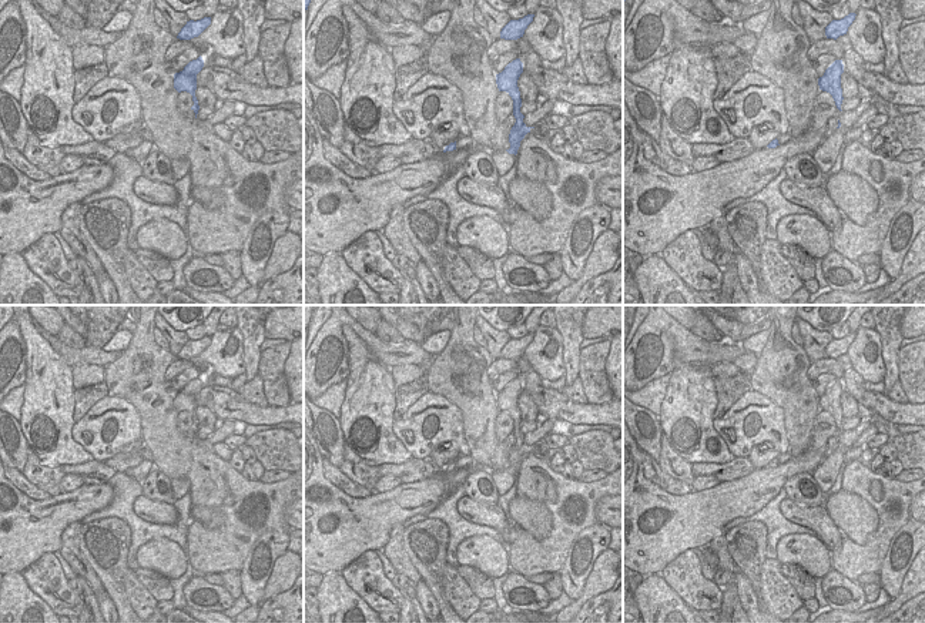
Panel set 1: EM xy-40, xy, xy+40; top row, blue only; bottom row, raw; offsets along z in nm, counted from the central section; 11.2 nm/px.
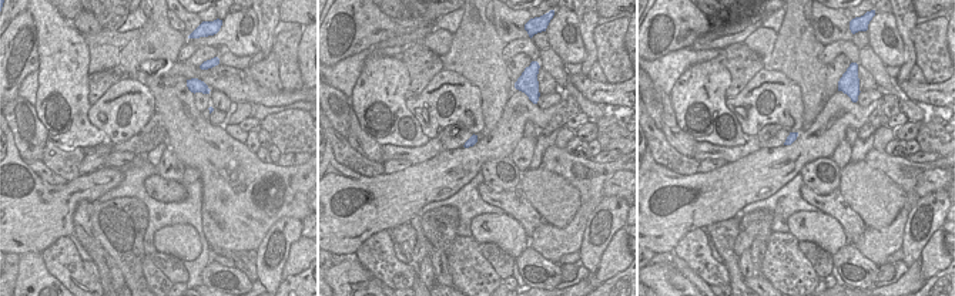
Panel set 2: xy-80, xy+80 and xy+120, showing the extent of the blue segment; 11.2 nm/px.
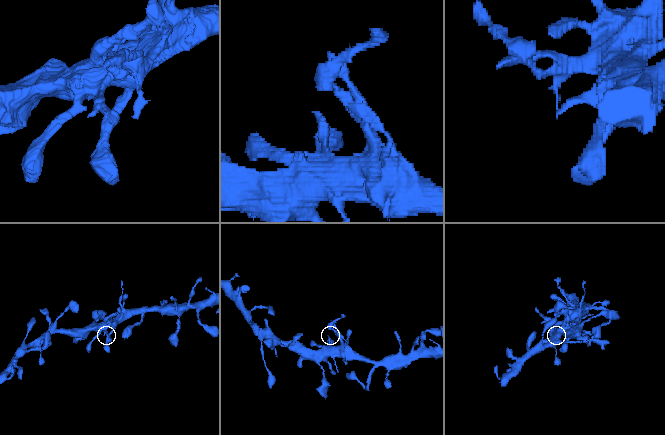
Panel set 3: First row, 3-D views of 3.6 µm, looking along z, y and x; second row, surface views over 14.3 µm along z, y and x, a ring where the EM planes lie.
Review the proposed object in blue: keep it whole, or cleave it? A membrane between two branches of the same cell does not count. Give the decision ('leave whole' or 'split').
split

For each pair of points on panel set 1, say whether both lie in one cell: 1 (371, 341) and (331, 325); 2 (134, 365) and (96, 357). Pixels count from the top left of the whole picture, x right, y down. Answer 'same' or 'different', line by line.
1: same
2: different

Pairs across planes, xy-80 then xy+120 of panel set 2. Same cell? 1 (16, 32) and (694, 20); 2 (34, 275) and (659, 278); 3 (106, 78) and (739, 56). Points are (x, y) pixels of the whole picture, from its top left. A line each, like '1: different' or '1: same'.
1: same
2: same
3: same

